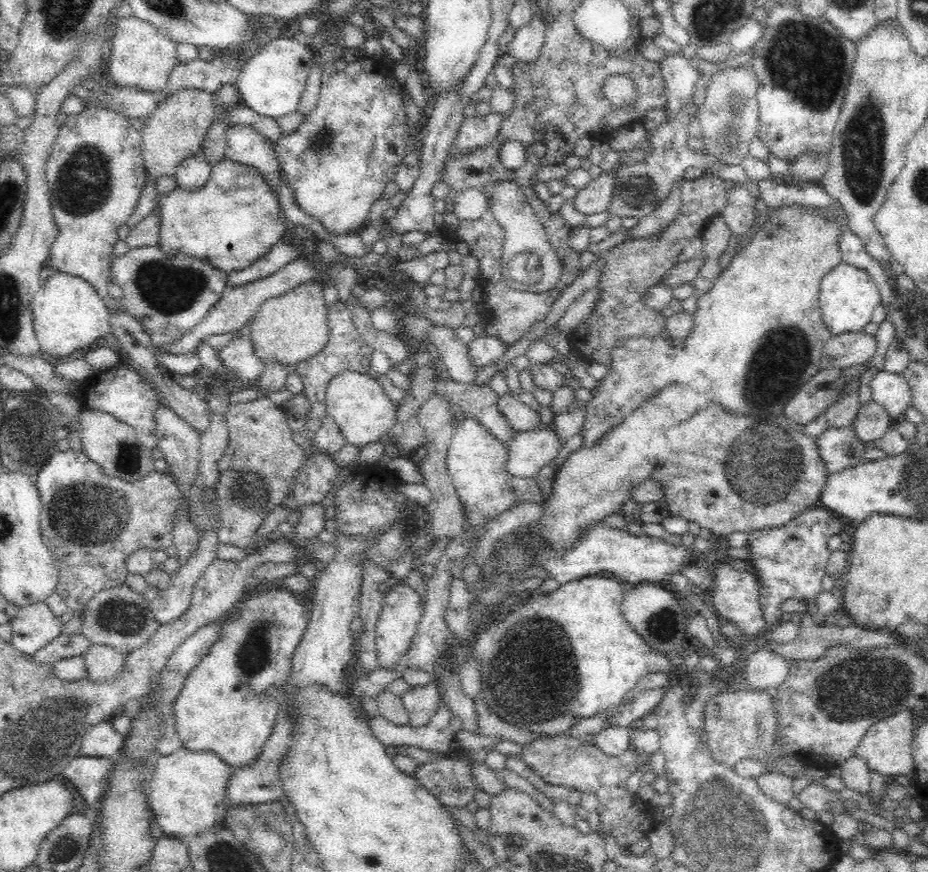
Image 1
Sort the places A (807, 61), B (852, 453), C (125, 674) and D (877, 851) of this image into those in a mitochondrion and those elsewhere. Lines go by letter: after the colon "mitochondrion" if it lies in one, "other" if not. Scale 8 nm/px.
A: mitochondrion
B: other
C: other
D: other

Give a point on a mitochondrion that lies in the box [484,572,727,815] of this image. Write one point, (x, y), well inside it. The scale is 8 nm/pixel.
(536, 698)

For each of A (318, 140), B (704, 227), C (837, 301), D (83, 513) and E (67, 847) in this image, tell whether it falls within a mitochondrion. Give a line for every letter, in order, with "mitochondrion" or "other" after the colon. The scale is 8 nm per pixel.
A: mitochondrion
B: other
C: other
D: mitochondrion
E: mitochondrion

